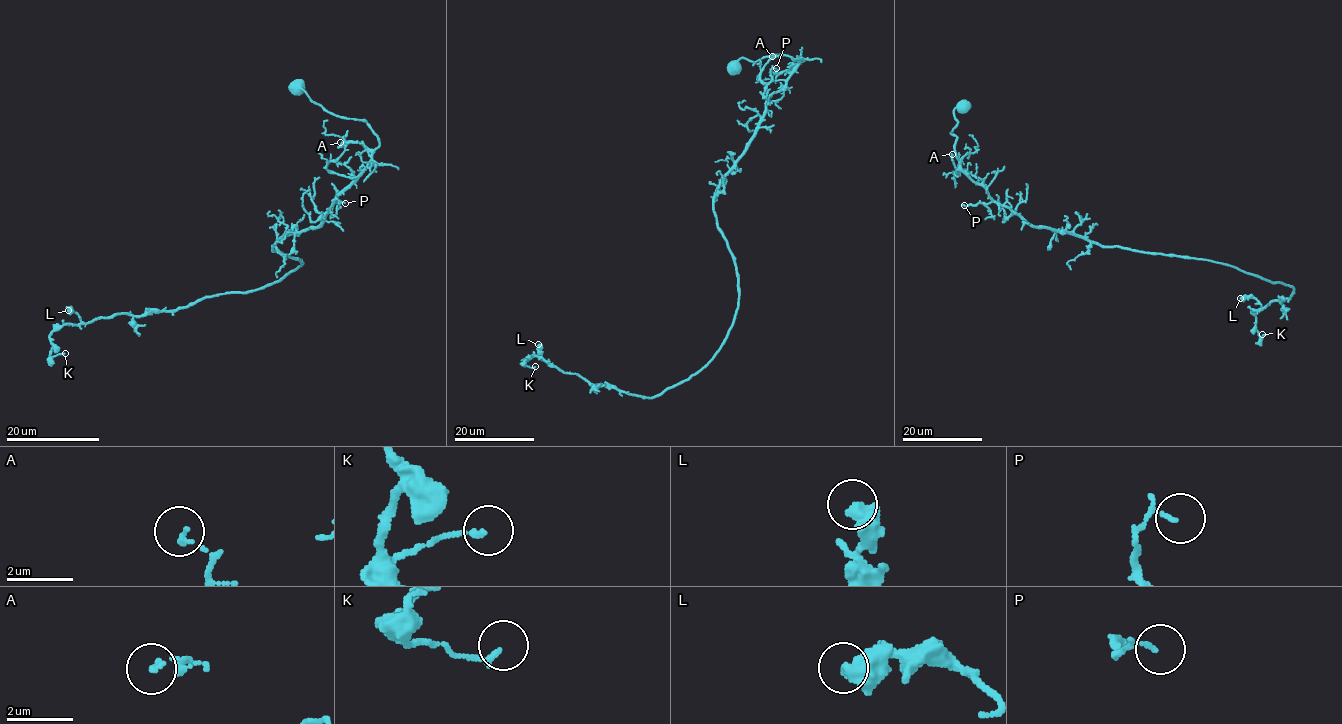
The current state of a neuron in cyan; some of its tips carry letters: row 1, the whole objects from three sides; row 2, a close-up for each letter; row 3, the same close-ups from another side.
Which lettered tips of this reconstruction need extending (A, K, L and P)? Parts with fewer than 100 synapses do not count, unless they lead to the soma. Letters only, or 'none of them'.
none of them

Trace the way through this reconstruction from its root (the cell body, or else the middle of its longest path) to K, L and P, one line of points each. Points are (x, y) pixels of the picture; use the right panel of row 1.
K: (963, 107), (953, 110), (950, 133), (960, 168), (1031, 224), (1291, 286), (1281, 303), (1252, 310), (1262, 334)
L: (963, 107), (953, 110), (954, 152), (994, 200), (1035, 226), (1224, 263), (1294, 289), (1263, 309), (1240, 298)
P: (963, 107), (953, 110), (954, 152), (960, 168), (992, 200), (964, 205)

